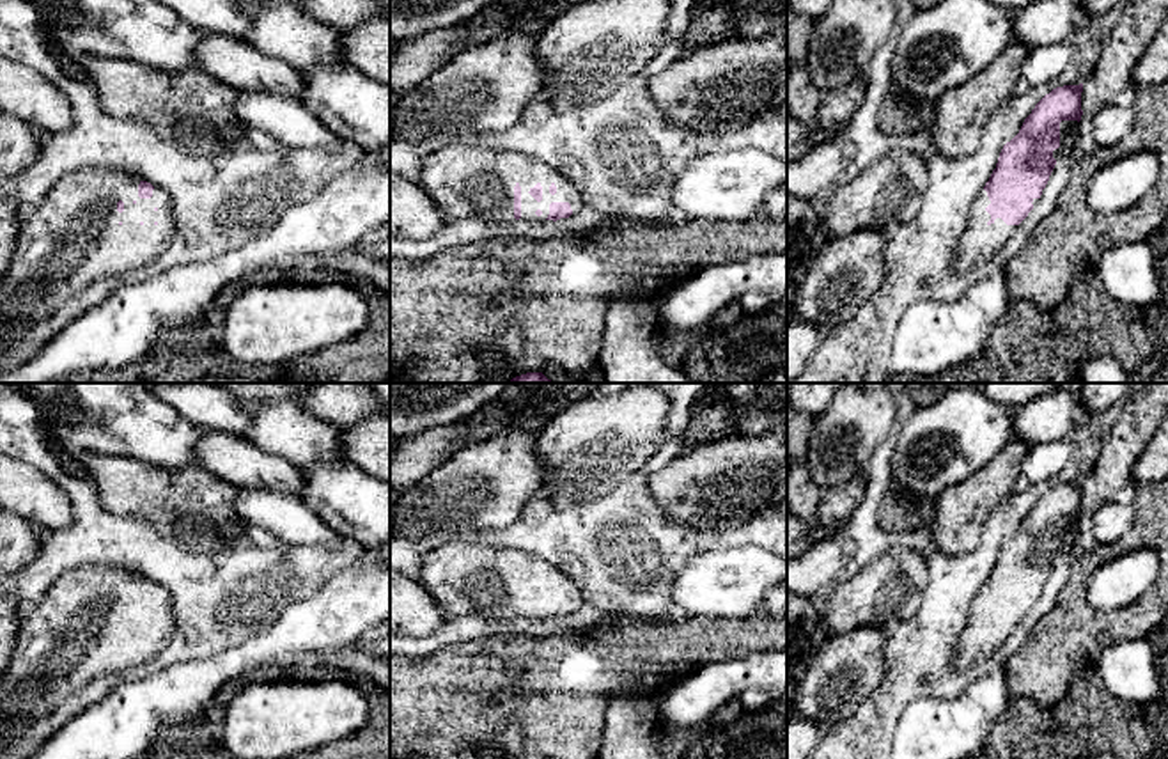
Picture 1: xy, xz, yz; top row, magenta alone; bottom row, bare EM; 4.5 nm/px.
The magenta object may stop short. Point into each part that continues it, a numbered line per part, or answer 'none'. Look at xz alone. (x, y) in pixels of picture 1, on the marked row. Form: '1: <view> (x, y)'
1: xz (465, 181)

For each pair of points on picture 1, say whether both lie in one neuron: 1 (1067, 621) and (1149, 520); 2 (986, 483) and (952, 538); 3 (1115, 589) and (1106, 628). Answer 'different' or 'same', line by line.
1: same
2: same
3: different

